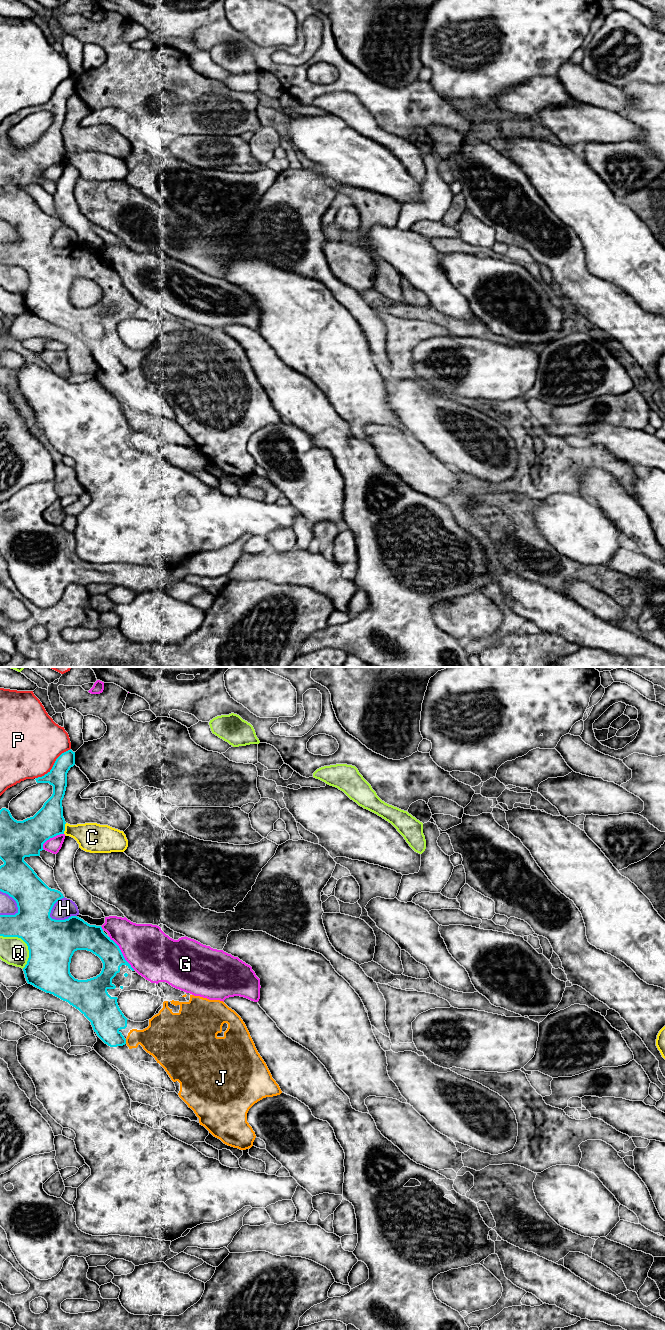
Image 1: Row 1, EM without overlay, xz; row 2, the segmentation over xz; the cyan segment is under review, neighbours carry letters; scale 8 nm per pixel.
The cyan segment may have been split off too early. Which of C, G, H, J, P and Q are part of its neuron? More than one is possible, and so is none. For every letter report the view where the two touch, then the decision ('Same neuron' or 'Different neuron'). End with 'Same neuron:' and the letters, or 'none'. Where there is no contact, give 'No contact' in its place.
C: Touches cyan in xz. Different neuron
G: Touches cyan in xz. Different neuron
H: Touches cyan in xz. Different neuron
J: Touches cyan in xz. Same neuron
P: Touches cyan in xz. Different neuron
Q: Touches cyan in xz. Different neuron
Same neuron: J

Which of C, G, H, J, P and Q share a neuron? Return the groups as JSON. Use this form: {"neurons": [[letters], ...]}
{"neurons": [["C"], ["G"], ["H"], ["J"], ["P"], ["Q"]]}

